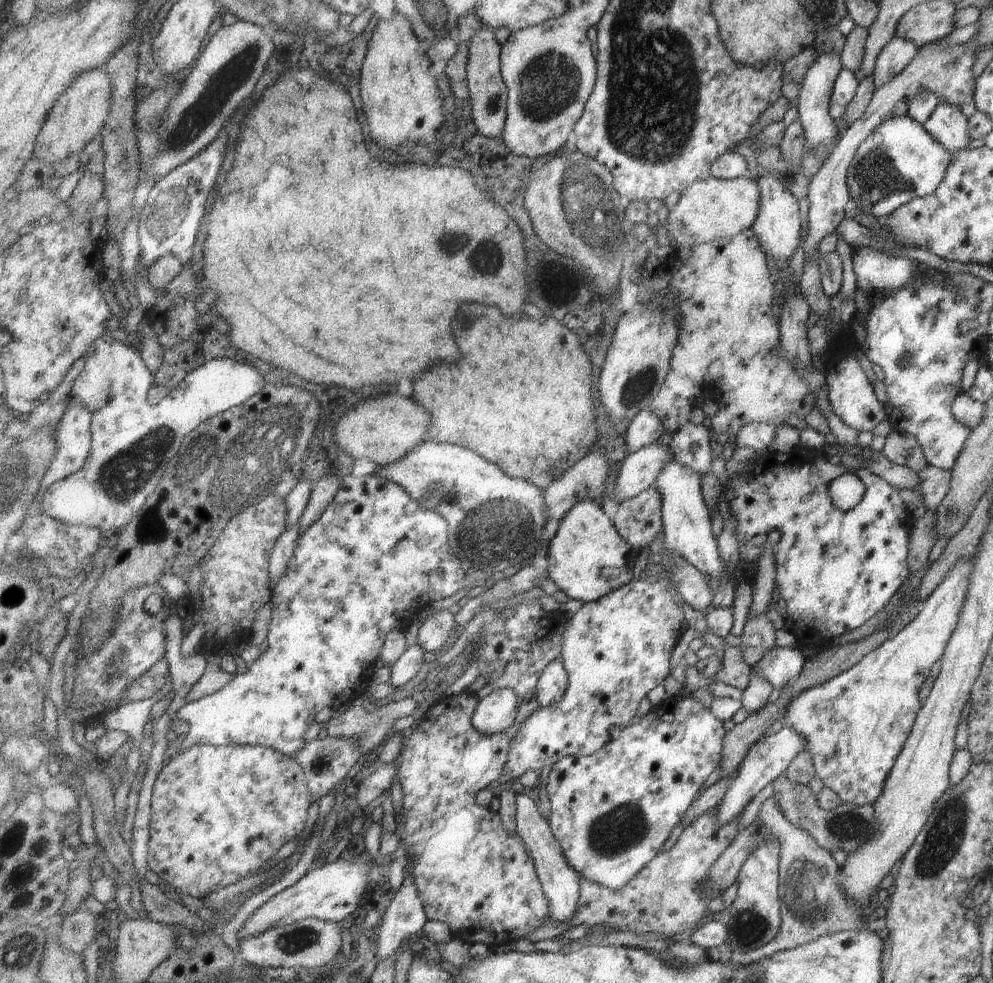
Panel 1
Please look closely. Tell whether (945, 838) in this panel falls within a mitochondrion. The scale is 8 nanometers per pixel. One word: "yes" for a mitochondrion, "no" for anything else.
yes

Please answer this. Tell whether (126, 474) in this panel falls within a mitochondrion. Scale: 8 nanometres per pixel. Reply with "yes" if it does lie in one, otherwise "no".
yes

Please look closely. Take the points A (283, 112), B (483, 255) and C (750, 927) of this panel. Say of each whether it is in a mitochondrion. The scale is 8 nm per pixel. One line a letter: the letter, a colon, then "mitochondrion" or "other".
A: other
B: mitochondrion
C: mitochondrion

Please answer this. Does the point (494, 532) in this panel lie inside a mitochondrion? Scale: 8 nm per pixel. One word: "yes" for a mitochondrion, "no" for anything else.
yes

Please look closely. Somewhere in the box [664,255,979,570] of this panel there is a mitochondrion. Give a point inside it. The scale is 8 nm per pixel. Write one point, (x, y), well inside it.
(905, 356)

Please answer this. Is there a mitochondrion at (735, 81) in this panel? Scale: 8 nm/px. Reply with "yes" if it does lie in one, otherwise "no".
no

